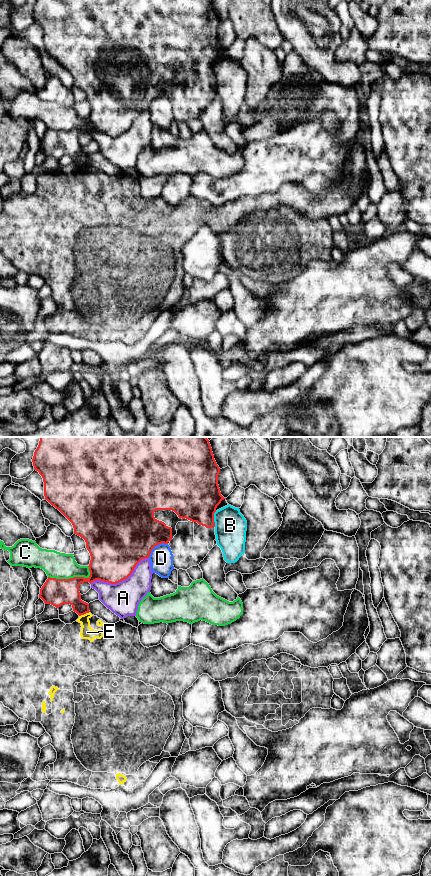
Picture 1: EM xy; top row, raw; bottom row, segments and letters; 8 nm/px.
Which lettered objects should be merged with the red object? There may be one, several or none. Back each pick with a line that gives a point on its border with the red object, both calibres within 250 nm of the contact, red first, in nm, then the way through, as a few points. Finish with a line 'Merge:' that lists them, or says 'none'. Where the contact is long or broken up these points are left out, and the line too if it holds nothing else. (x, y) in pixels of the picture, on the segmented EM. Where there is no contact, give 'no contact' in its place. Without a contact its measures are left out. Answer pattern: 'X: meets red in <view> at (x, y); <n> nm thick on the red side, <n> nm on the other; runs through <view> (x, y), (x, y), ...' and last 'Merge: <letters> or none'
Merge: none

